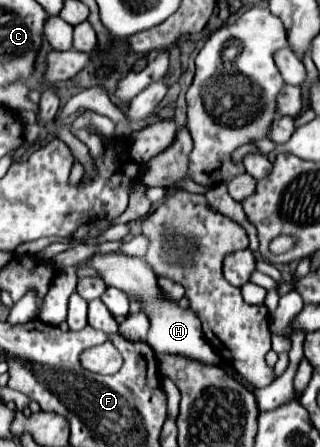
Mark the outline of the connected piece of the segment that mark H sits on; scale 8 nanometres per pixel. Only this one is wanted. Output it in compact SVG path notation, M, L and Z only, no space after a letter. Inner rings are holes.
M105 253L105 255L93 255L87 261L87 265L93 267L107 285L121 289L123 293L129 295L129 299L133 299L141 305L141 311L149 317L149 323L151 323L147 343L153 347L155 353L183 355L183 357L189 357L189 359L199 361L203 365L219 365L221 363L221 357L205 341L199 317L191 309L181 309L177 301L171 301L163 295L163 291L157 285L157 275L153 273L151 265L145 259L129 257L123 253Z

